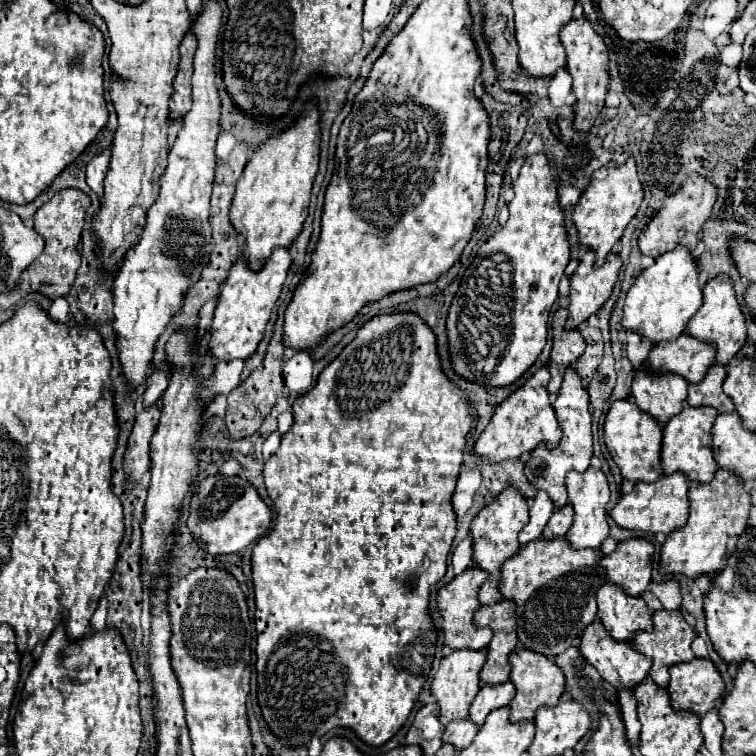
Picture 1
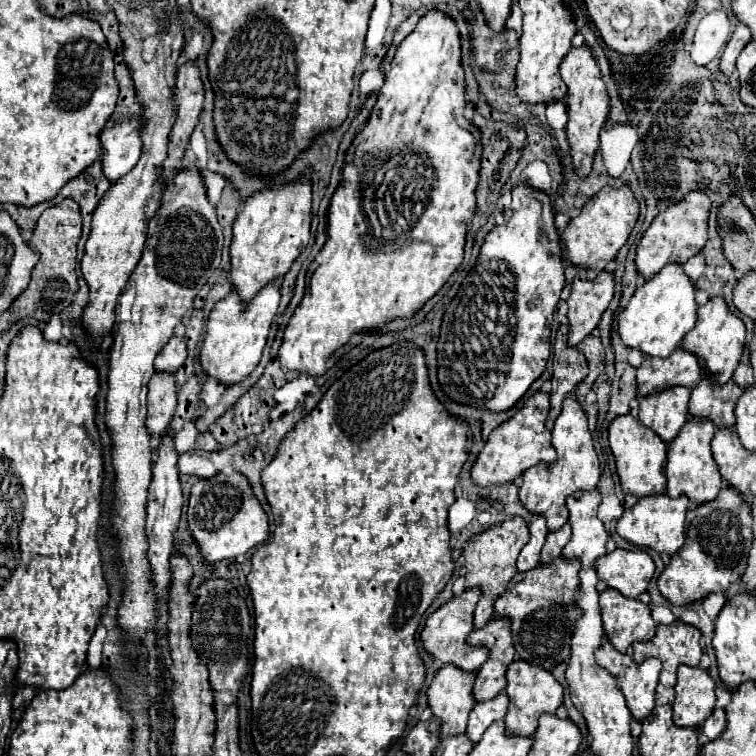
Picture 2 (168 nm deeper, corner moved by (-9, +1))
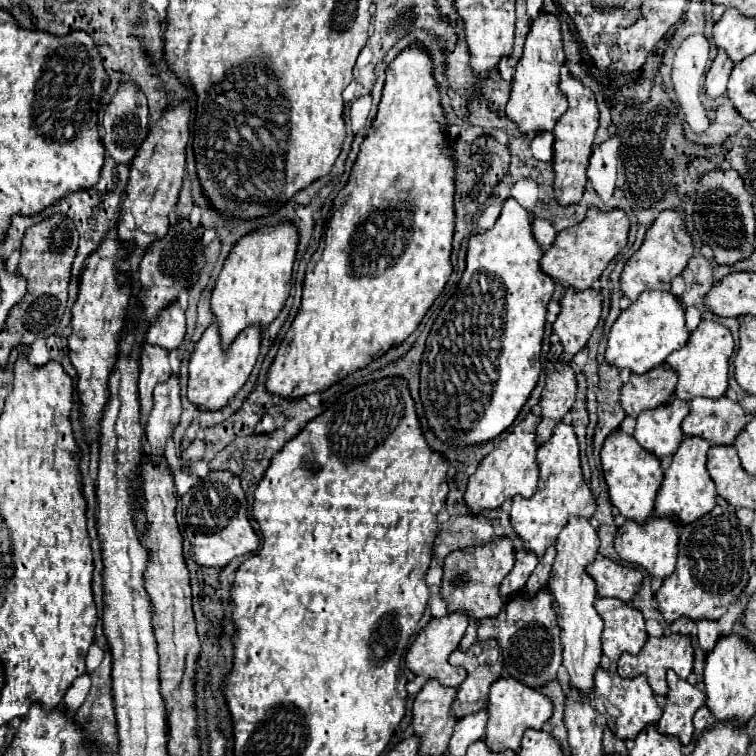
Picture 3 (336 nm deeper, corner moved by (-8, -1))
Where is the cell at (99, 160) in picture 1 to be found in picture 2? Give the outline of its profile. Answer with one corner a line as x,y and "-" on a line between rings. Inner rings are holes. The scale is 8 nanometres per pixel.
131,116
99,134
103,146
103,172
111,182
125,176
137,164
141,156
143,124
143,116

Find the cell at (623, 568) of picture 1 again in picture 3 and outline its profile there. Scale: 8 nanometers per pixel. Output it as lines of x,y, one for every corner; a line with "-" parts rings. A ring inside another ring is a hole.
598,558
586,566
586,572
596,580
598,596
620,598
630,602
642,586
642,570
614,562
610,558

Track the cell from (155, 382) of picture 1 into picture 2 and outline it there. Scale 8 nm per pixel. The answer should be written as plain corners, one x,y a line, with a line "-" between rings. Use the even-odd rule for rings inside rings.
173,334
169,338
169,342
159,350
157,354
157,360
155,360
155,368
159,372
177,372
179,366
183,366
187,358
187,344
185,344
185,338
183,336
177,336

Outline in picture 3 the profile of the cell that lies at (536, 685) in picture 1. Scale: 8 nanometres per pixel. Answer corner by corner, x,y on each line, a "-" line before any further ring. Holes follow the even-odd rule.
504,676
496,680
490,688
490,700
488,700
488,726
486,726
486,736
484,740
494,752
500,750
520,750
522,734
528,728
540,730
552,716
552,700
542,694
540,688
524,686
522,682
516,682
512,676

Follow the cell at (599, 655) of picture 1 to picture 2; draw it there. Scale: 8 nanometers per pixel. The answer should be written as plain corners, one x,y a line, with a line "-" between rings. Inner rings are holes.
607,640
601,644
595,656
597,664
611,672
621,686
627,708
635,720
643,720
655,708
655,686
659,682
661,662
657,658
645,660
643,664
633,664
633,658
619,654

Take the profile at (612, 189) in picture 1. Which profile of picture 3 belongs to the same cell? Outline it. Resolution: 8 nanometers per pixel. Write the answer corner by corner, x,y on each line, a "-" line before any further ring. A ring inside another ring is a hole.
596,206
588,208
580,224
570,226
568,230
562,230
556,236
552,248
544,252
540,266
556,282
566,282
562,284
564,288
586,290
592,286
596,278
600,278
608,262
626,246
628,232
630,232
630,218
622,208
614,208
610,212
602,212

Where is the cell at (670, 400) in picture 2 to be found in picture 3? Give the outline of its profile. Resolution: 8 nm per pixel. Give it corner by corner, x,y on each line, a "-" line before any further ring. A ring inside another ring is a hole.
672,398
668,404
644,410
636,418
634,438
638,440
640,446
650,450
658,458
672,456
684,438
680,424
686,416
688,416
688,402

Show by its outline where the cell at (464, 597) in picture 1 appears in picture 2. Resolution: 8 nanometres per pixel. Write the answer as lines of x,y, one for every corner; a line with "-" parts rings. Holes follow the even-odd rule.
479,588
465,590
461,596
451,598
447,604
443,604
439,610
435,610
427,618
425,628
421,632
421,642
423,642
423,648
433,656
435,664
439,664
439,666
453,664
465,672
477,672
477,668
481,668
481,664
489,658
489,652
485,652
485,648
473,648
473,646
465,644
465,638
473,630
473,610
475,610
479,598
481,598

